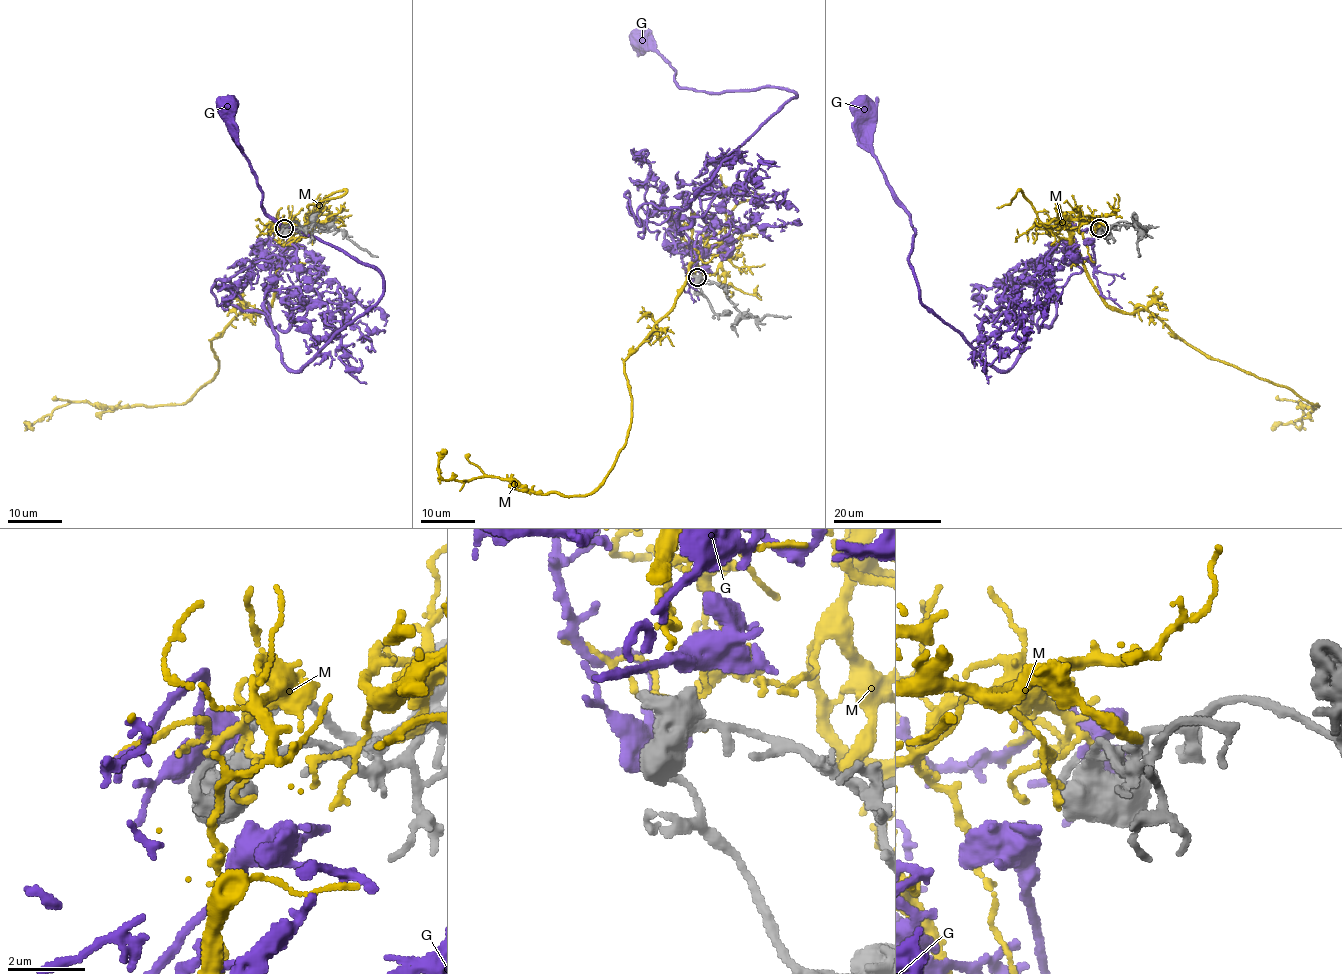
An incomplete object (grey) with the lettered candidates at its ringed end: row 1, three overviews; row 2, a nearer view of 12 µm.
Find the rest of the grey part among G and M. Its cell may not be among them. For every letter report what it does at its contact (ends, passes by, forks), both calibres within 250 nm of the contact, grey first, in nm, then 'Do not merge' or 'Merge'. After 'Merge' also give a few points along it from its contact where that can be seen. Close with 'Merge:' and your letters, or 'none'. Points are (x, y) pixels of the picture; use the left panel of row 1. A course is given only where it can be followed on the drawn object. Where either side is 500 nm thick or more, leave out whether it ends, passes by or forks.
G: It ends there. Thickness 180 nm (grey) against 200 nm. Merge. Its course: (283, 229), (268, 233), (286, 258), (264, 310), (298, 371), (383, 279), (268, 215), (228, 107)
M: It forks there. Thickness 240 nm (grey) against 110 nm. Do not merge
Merge: G

